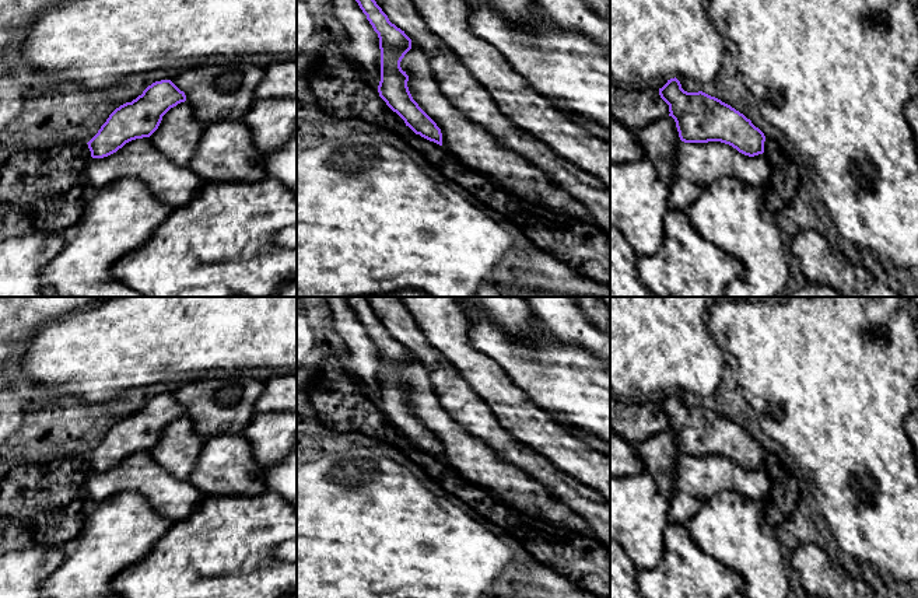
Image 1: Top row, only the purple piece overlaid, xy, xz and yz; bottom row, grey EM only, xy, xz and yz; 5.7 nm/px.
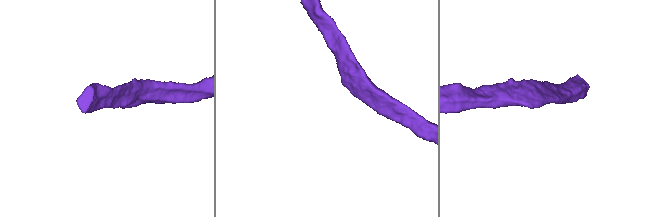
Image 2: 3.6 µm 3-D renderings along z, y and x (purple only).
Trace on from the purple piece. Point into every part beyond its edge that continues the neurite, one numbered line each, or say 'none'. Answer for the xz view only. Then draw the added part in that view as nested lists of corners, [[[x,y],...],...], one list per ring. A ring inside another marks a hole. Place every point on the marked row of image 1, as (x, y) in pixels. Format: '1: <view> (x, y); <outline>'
none

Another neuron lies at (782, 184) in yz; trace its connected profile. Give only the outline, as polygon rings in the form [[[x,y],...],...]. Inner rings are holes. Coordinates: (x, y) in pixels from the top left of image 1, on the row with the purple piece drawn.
[[[768,144],[763,153],[770,164],[771,174],[761,186],[765,211],[770,217],[782,213],[799,189],[799,172],[793,161],[775,144]]]

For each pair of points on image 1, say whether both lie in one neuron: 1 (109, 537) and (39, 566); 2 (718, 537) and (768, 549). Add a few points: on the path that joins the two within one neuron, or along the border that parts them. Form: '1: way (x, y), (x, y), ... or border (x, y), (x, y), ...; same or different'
1: border (66, 553), (62, 563), (44, 580); different
2: way (731, 537), (738, 537), (750, 549), (756, 549); same

